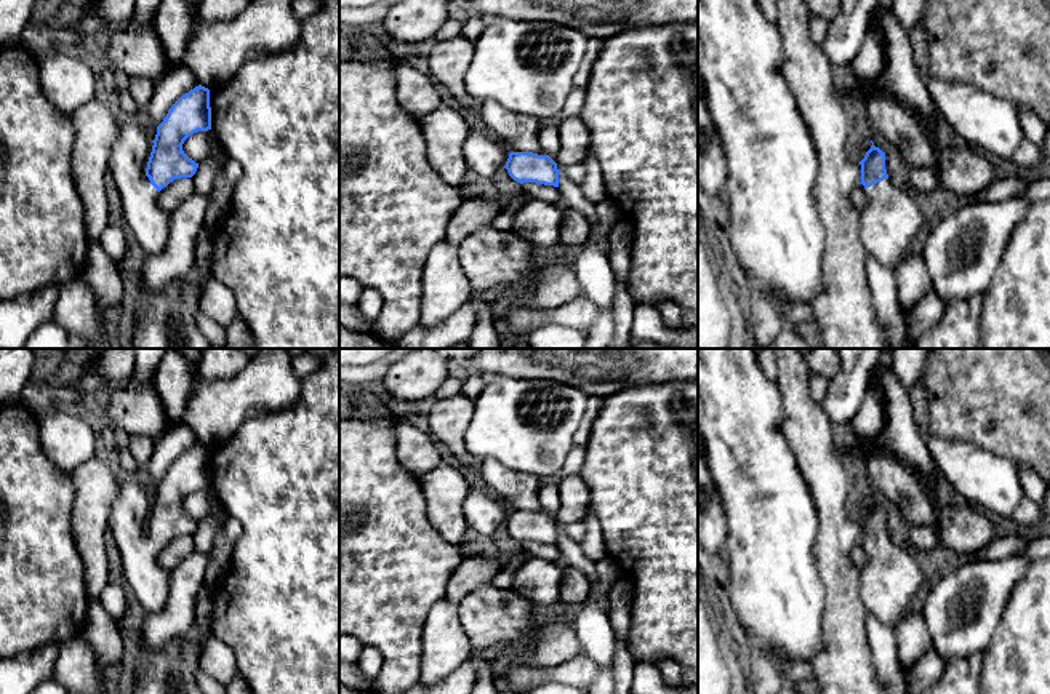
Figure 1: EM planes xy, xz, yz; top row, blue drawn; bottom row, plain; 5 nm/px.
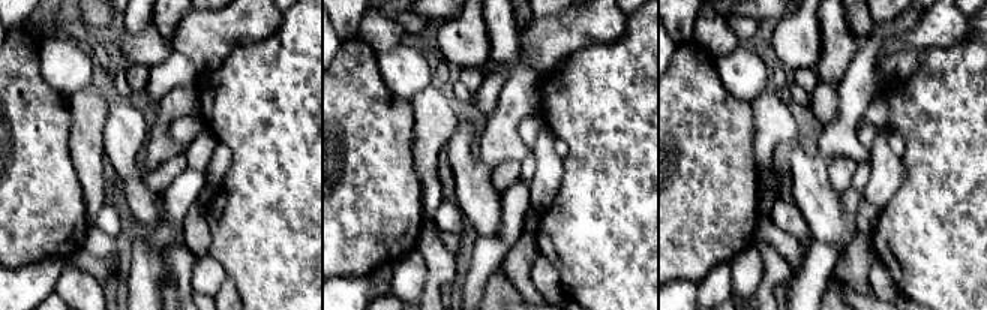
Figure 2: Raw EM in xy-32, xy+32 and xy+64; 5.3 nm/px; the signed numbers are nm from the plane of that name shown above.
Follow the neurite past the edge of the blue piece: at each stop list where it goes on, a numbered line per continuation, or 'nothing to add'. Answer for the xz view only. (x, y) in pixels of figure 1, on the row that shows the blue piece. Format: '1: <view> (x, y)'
1: xz (484, 154)

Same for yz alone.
1: yz (892, 226)

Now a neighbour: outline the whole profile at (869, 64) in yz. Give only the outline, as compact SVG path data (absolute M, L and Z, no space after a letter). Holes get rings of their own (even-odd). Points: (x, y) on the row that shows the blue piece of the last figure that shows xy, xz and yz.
M871 27L850 66L858 80L877 82L884 75L887 66L885 40L877 27Z

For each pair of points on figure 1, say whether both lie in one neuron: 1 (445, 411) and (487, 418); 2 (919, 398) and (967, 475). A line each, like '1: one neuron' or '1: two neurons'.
1: two neurons
2: one neuron

